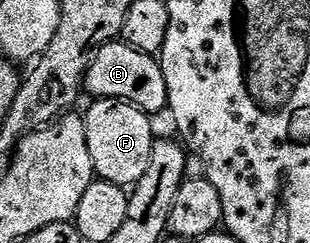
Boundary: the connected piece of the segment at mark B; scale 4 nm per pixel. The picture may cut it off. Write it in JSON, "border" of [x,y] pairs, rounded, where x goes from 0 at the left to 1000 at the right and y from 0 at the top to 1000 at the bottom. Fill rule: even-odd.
{"border":[[[365,169],[329,185],[290,251],[290,284],[271,321],[268,370],[297,387],[300,412],[394,407],[406,424],[435,424],[481,481],[503,481],[542,432],[535,317],[516,280],[516,247],[500,226],[474,226],[397,169]]]}

